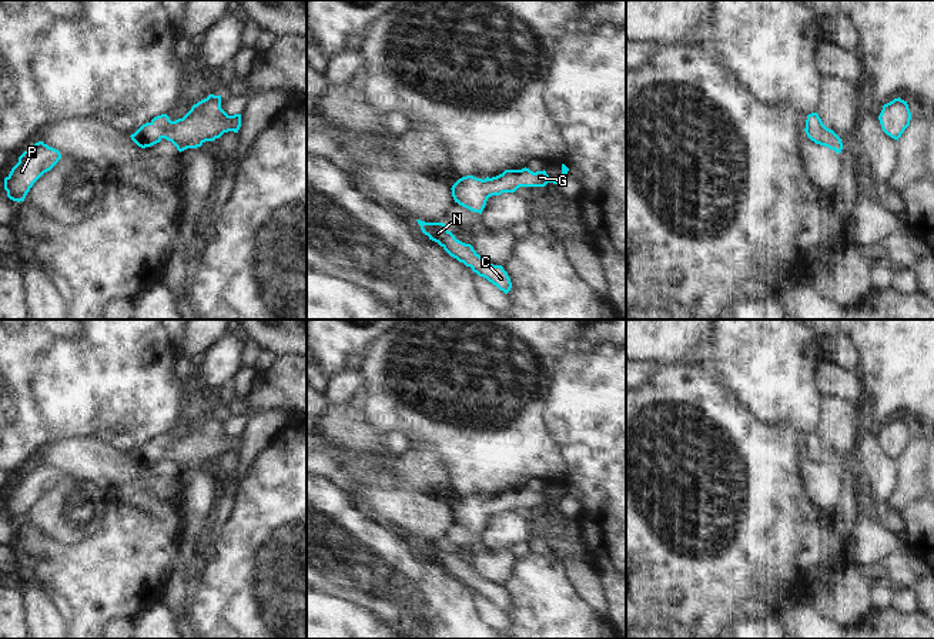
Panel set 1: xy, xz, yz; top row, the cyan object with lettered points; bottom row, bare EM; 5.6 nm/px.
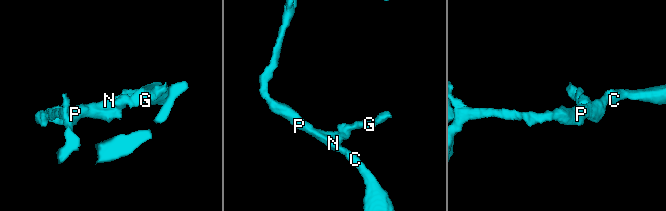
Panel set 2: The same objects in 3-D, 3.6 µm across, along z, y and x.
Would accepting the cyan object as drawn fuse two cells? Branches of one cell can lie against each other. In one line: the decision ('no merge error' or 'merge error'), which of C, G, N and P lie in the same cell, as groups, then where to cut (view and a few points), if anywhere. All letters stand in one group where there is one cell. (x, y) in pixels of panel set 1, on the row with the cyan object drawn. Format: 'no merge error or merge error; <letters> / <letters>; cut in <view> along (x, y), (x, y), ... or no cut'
no merge error; C G N P; no cut

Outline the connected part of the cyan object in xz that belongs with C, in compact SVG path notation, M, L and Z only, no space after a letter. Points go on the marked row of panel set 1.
M416 220L421 230L429 240L438 242L451 257L471 267L479 277L486 278L501 291L508 294L512 288L510 278L502 265L493 265L481 257L471 244L465 244L455 238L443 223L425 223Z

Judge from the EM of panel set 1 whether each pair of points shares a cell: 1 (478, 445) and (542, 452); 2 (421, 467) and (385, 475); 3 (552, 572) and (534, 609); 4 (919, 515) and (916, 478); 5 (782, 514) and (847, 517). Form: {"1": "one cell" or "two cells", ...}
{"1": "one cell", "2": "one cell", "3": "one cell", "4": "two cells", "5": "two cells"}

